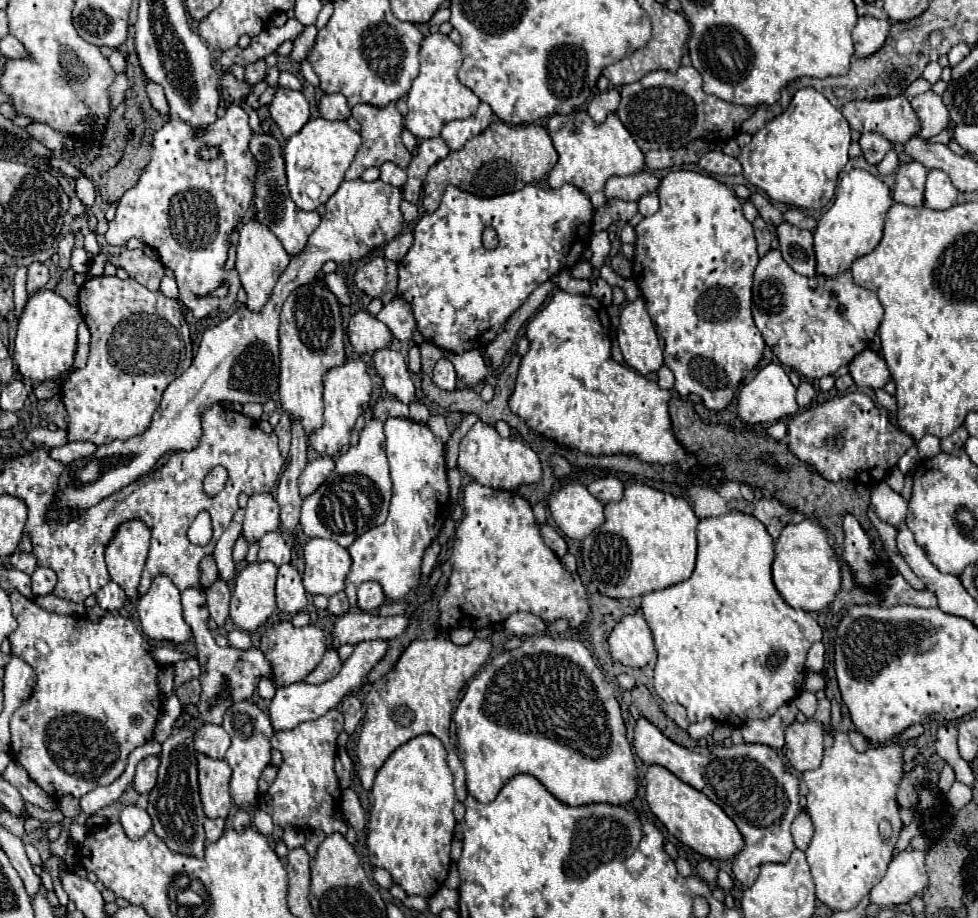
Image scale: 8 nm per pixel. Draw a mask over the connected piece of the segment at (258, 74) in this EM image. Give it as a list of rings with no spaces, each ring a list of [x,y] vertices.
[[[260,59],[260,61],[246,67],[246,81],[256,85],[258,81],[262,81],[266,77],[266,71],[268,71],[268,65],[266,65],[264,59]]]

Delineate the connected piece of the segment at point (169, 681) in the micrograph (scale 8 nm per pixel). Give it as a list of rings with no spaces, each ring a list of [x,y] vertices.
[[[166,665],[160,667],[160,673],[158,673],[158,687],[160,687],[160,693],[164,697],[168,697],[172,693],[172,685],[174,685],[174,675],[172,673],[166,673]]]

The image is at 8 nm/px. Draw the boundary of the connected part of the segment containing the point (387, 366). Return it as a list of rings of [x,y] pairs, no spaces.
[[[380,349],[372,355],[372,363],[376,373],[382,377],[382,383],[386,391],[396,397],[398,401],[410,405],[416,401],[416,391],[414,383],[410,377],[410,371],[406,367],[406,361],[398,349]]]

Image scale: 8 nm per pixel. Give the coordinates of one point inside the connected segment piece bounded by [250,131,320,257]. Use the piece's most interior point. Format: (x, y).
(275, 209)

